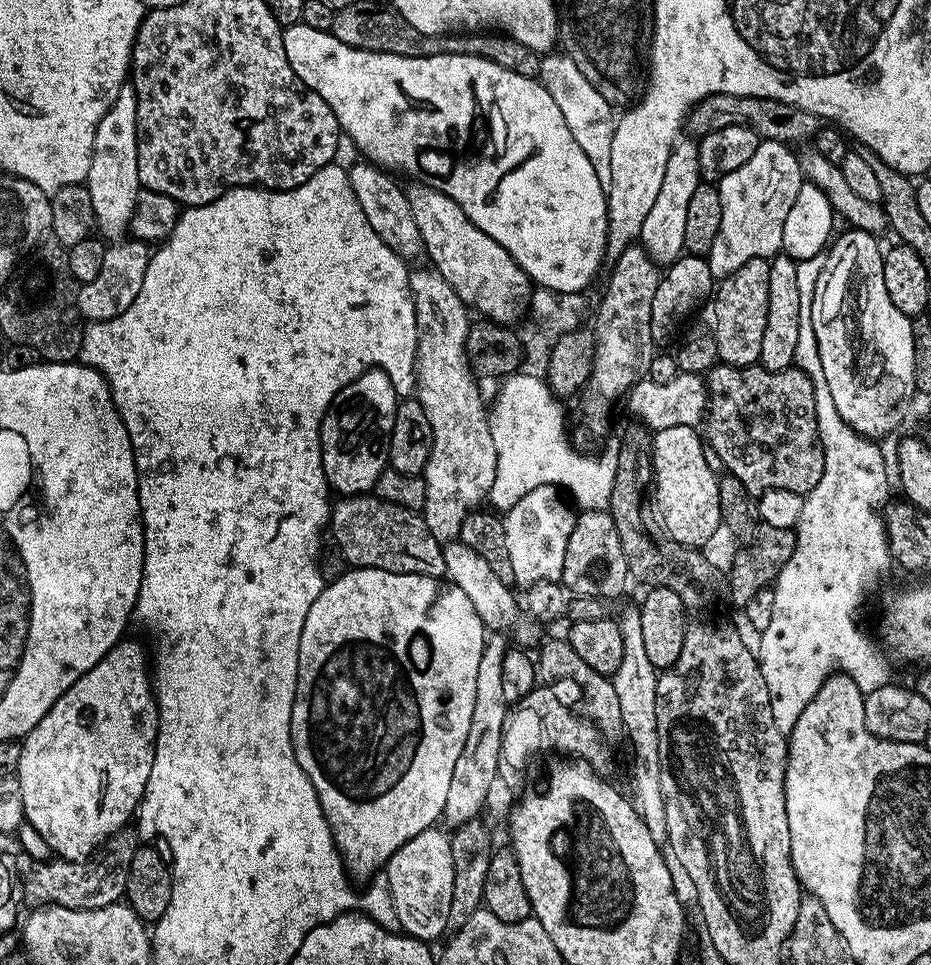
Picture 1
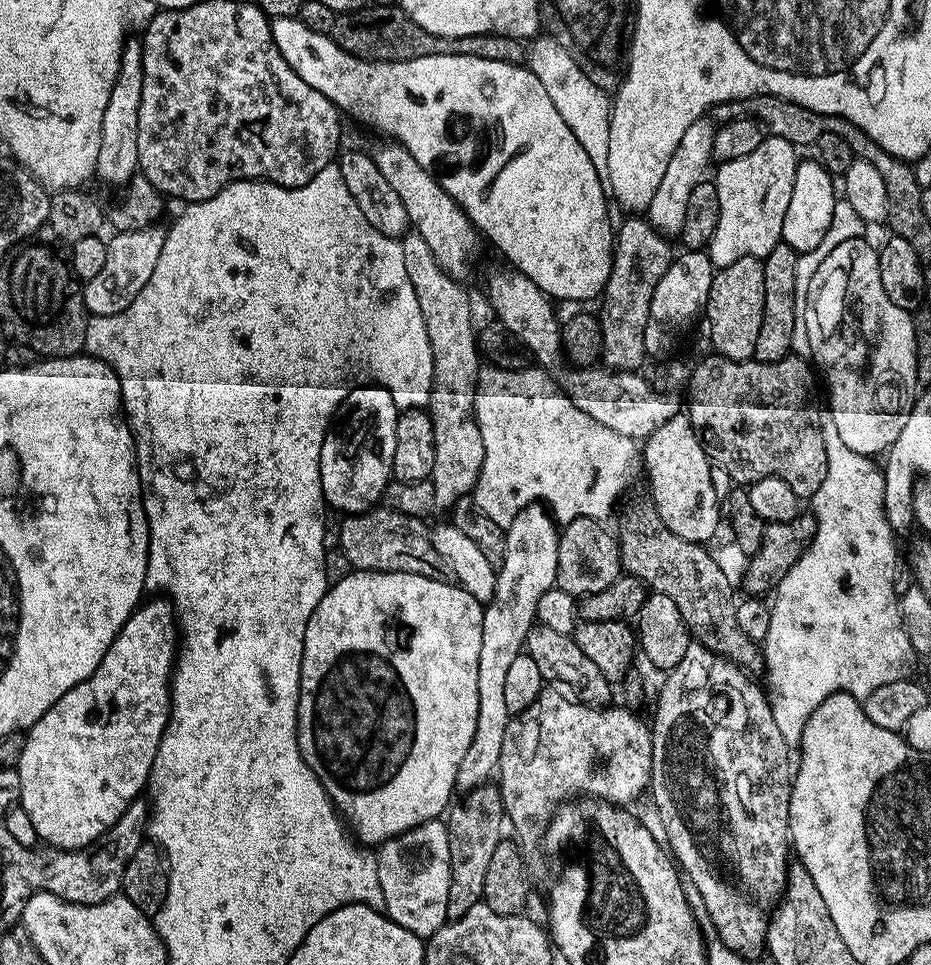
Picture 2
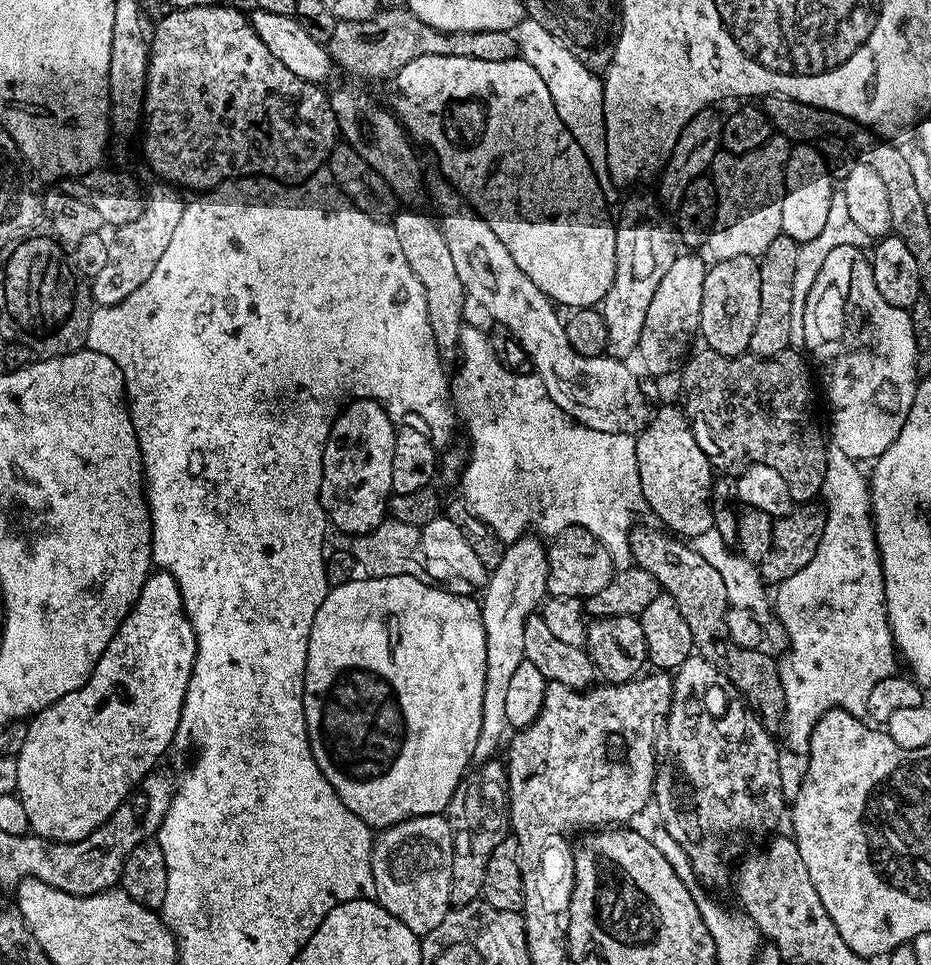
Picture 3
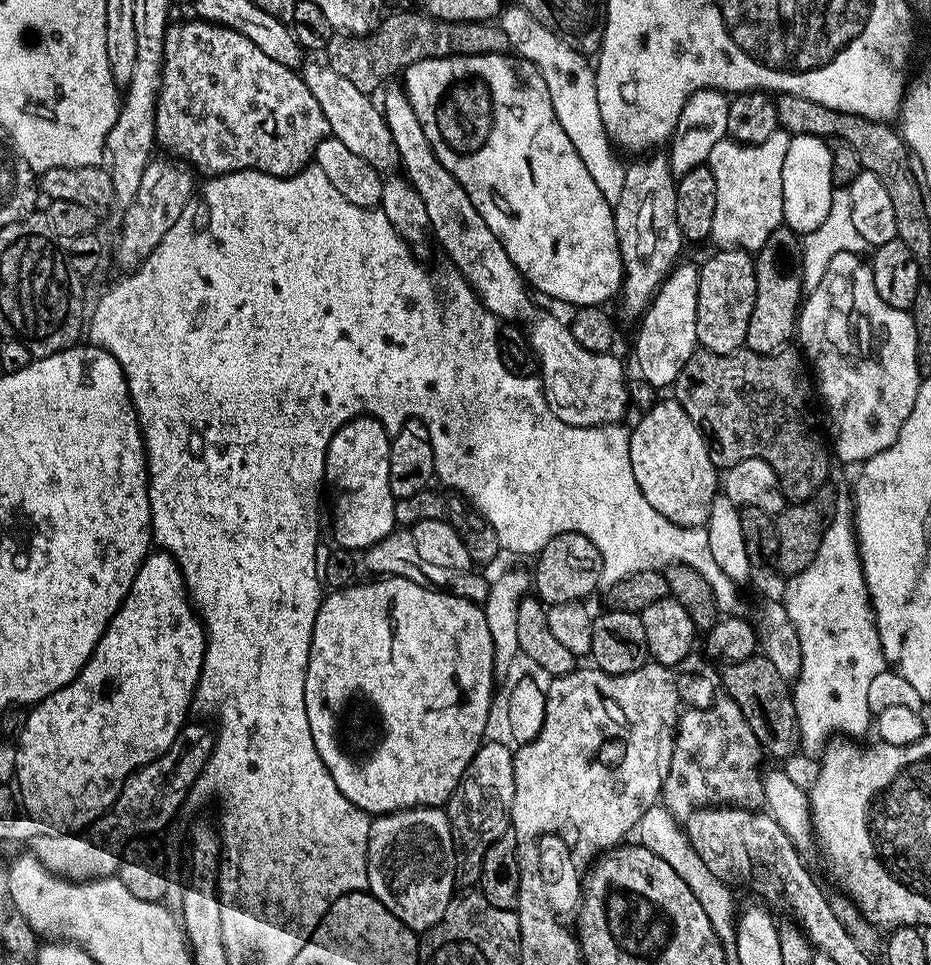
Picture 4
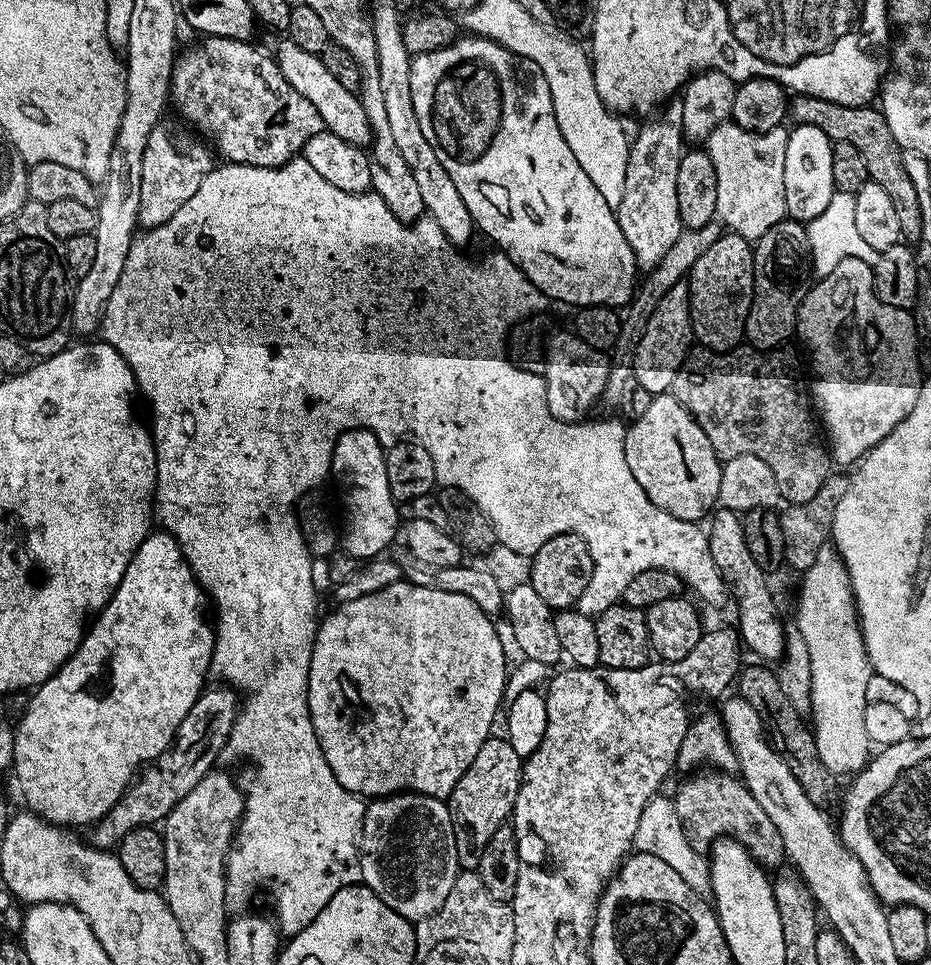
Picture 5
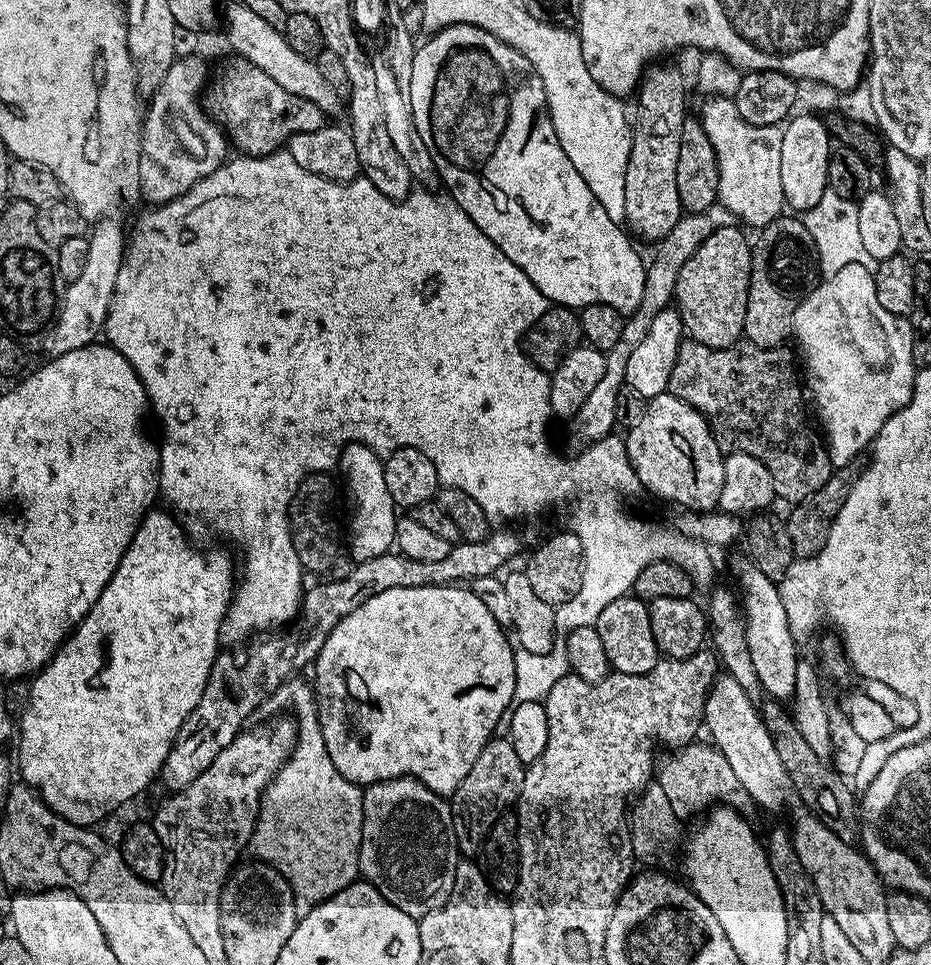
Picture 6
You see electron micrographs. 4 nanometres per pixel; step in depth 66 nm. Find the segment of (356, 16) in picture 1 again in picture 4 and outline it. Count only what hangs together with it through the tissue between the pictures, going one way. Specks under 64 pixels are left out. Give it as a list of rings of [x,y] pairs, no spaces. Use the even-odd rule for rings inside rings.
[[[396,10],[391,14],[392,20],[385,19],[380,27],[367,38],[350,36],[347,34],[332,34],[328,38],[326,49],[327,67],[338,70],[342,78],[349,82],[354,82],[358,90],[372,94],[375,88],[388,76],[391,68],[403,70],[412,64],[417,64],[419,60],[437,60],[447,56],[481,56],[482,54],[504,54],[512,48],[510,38],[506,38],[506,30],[502,30],[499,23],[486,20],[437,20],[434,16],[429,16],[423,10]]]

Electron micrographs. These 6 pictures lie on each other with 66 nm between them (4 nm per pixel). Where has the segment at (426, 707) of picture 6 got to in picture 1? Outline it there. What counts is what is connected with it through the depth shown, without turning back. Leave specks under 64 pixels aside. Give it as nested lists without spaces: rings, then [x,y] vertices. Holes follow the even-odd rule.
[[[352,568],[336,581],[325,583],[318,598],[314,598],[314,606],[310,606],[310,614],[306,614],[302,638],[298,642],[296,697],[290,722],[292,749],[298,758],[298,766],[302,766],[318,794],[318,802],[349,877],[357,881],[375,877],[396,853],[398,846],[406,846],[414,834],[422,834],[422,830],[433,827],[443,817],[450,778],[458,771],[462,746],[466,746],[466,733],[470,730],[470,717],[474,714],[474,686],[478,682],[478,661],[482,659],[485,639],[484,623],[482,618],[478,618],[478,610],[474,610],[470,598],[444,578],[377,568]]]

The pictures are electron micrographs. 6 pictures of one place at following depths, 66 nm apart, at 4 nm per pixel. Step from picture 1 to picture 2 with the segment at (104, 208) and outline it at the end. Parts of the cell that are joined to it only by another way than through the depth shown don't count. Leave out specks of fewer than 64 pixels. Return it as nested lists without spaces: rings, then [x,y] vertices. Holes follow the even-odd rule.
[[[125,39],[124,49],[120,55],[118,74],[110,90],[110,102],[106,114],[102,117],[102,146],[98,146],[96,176],[108,184],[124,186],[132,176],[137,175],[138,162],[138,106],[142,102],[142,54],[144,45],[139,39]]]

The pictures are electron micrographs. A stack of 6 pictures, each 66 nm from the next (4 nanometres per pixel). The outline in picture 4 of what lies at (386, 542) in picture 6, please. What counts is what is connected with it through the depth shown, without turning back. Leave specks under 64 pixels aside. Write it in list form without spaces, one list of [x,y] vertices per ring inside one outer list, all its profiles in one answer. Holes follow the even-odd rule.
[[[355,416],[346,421],[330,438],[324,463],[324,479],[327,487],[332,487],[332,512],[336,515],[336,540],[339,547],[351,550],[363,550],[374,546],[386,534],[397,527],[395,504],[397,499],[390,490],[390,432],[387,432],[385,421],[372,416]]]

